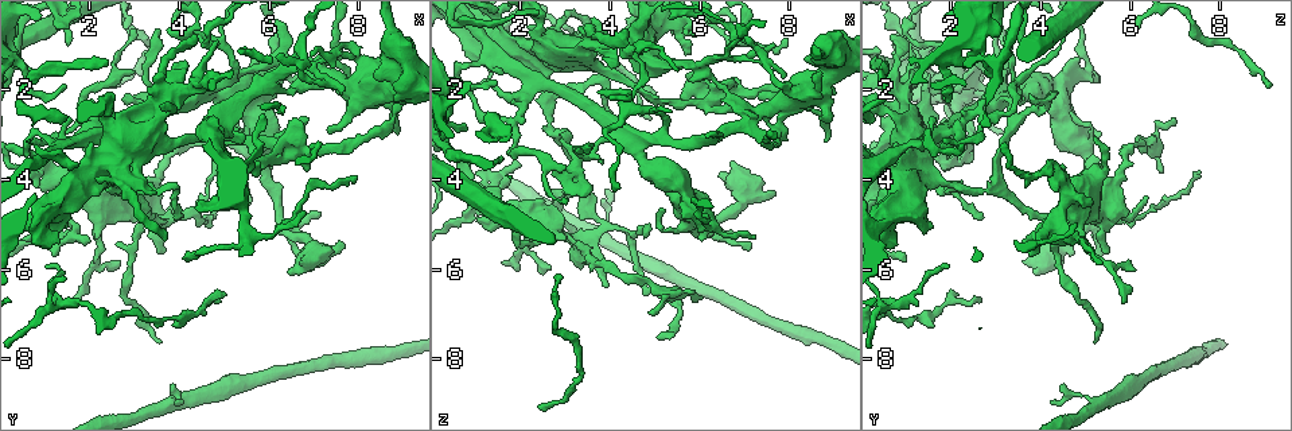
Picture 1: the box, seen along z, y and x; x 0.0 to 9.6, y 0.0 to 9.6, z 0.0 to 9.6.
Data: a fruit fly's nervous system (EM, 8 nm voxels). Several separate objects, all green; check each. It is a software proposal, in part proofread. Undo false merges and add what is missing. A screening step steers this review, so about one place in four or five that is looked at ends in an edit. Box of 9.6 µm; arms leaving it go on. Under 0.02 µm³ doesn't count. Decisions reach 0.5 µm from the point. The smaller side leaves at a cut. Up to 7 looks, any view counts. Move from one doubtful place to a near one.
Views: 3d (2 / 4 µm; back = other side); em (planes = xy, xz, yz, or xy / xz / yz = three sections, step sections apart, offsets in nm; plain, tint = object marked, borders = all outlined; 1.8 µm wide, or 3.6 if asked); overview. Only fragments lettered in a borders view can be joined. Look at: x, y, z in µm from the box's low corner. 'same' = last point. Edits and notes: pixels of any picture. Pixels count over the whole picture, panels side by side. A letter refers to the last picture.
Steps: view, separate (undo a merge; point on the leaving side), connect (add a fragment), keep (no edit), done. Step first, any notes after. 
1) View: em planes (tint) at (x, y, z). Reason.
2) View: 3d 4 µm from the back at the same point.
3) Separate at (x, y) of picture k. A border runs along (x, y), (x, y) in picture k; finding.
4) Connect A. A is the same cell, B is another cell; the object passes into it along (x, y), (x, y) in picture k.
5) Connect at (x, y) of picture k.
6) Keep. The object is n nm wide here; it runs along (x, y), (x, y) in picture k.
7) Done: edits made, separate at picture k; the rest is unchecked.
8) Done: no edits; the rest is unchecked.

View: em yz step 4 (tint) at (6.30, 3.30, 2.20). Sharp bend.

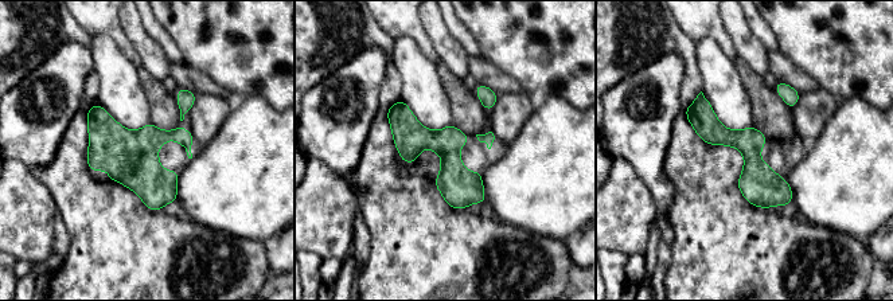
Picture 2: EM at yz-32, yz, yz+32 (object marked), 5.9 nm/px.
View: em xy step 8 (borders) at the same point. Cut it another way.

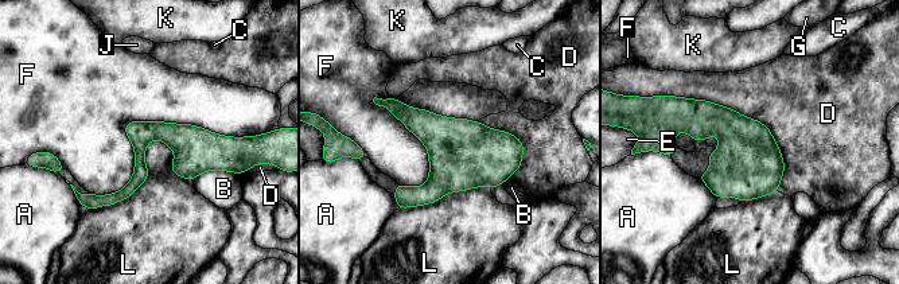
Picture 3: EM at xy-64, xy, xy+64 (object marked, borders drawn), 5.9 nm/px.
Keep. The longest contact is with F, 950 nm; A, B, C, D, E, F, G, J, K and L are other cells; continuous, no second cell.

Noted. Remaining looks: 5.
View: 3d 4 µm at (6.45, 6.10, 3.85). Branch stops here.

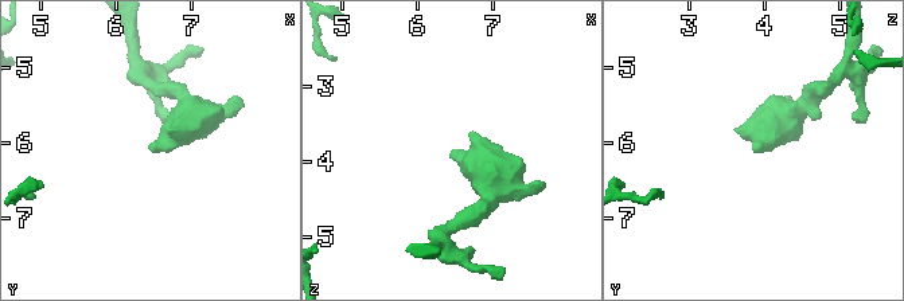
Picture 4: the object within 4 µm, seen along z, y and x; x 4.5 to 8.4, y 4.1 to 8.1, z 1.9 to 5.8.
View: em xz step 8 (tint) at (6.45, 6.10, 3.90). Now the EM.

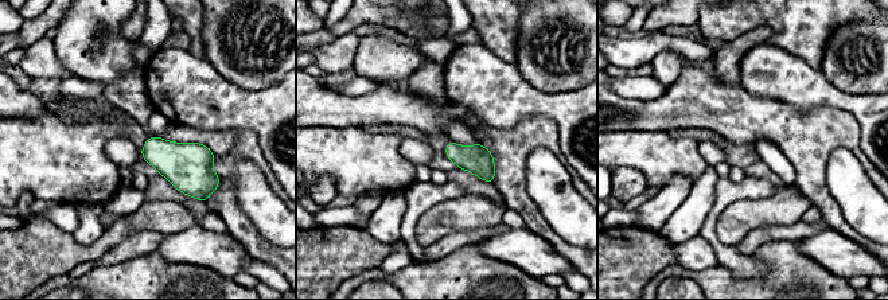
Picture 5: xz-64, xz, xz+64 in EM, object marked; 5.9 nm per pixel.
View: em planes (borders) at the same point.

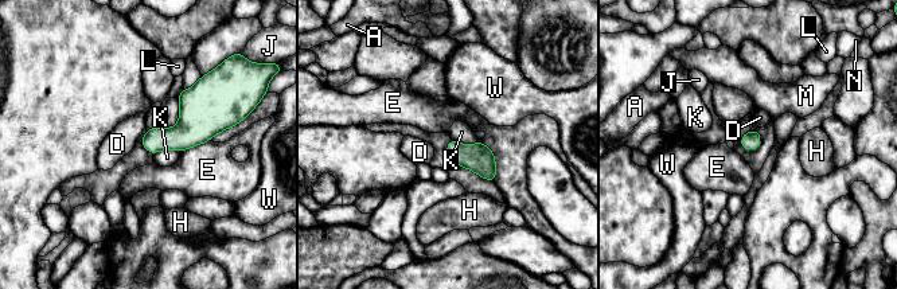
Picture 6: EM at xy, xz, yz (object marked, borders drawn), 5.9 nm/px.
Keep. The longest contact is with E, 280 nm; A, D, E, H, J, K, L, M, N and W are other cells; a border runs along (451, 137), (464, 144), (479, 140) in picture 6; none of them fits.

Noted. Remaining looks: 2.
View: em xy step 4 (borders) at (5.05, 6.50, 2.10).

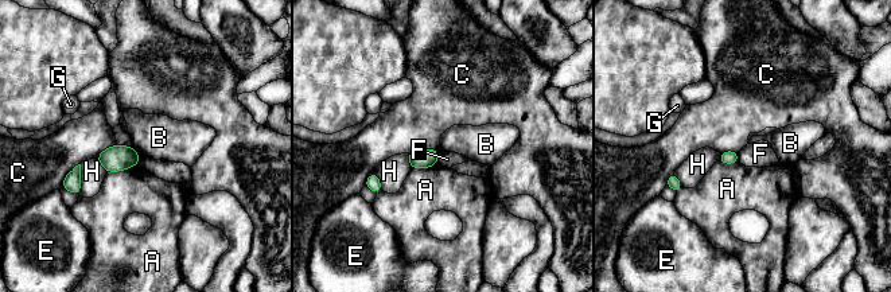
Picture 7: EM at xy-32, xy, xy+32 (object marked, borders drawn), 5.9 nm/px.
Keep. A, B, C, E, F, G and H are other cells; a border runs along (132, 146), (140, 156) in picture 7; none of them fits.

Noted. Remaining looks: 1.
Done: no edits; the rest is unchecked.

